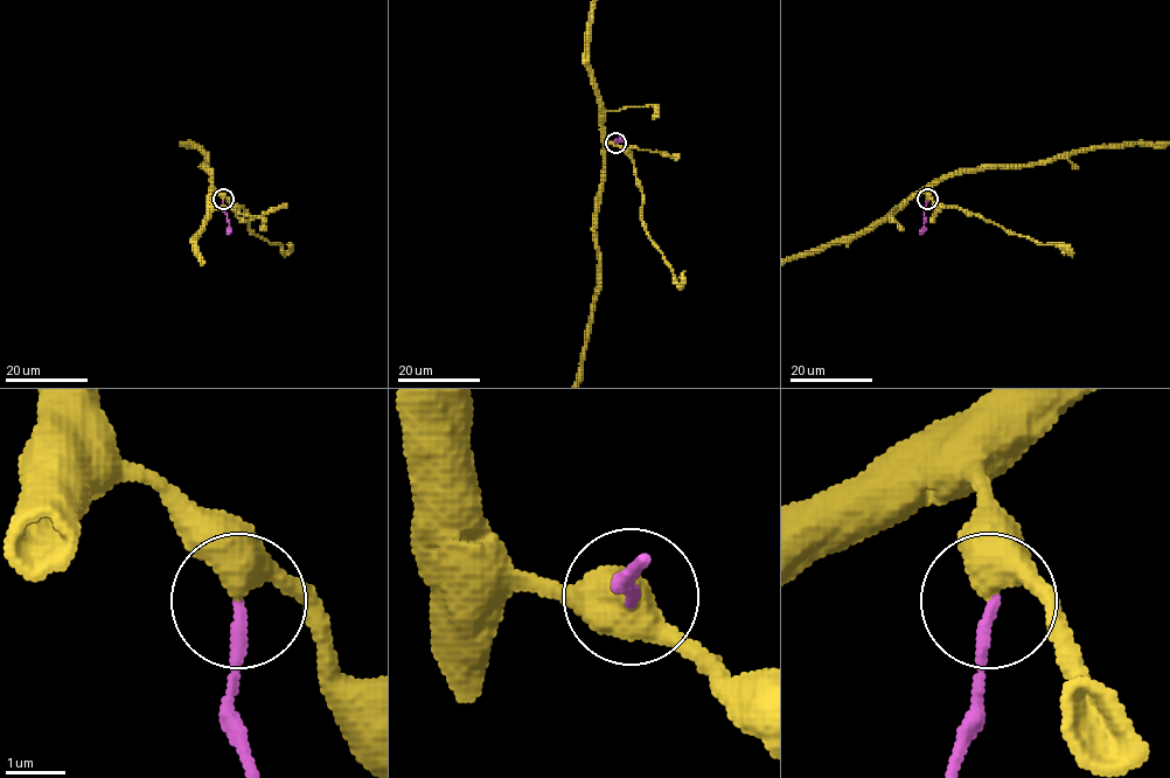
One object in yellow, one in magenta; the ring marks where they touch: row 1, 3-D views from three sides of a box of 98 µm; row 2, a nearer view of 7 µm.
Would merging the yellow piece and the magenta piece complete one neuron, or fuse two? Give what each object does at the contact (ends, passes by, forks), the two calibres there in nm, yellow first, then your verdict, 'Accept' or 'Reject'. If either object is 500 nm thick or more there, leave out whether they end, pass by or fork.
At the ring yellow passes by. At the ring magenta ends. Thickness 420 nm (yellow) against 200 nm. Reject

